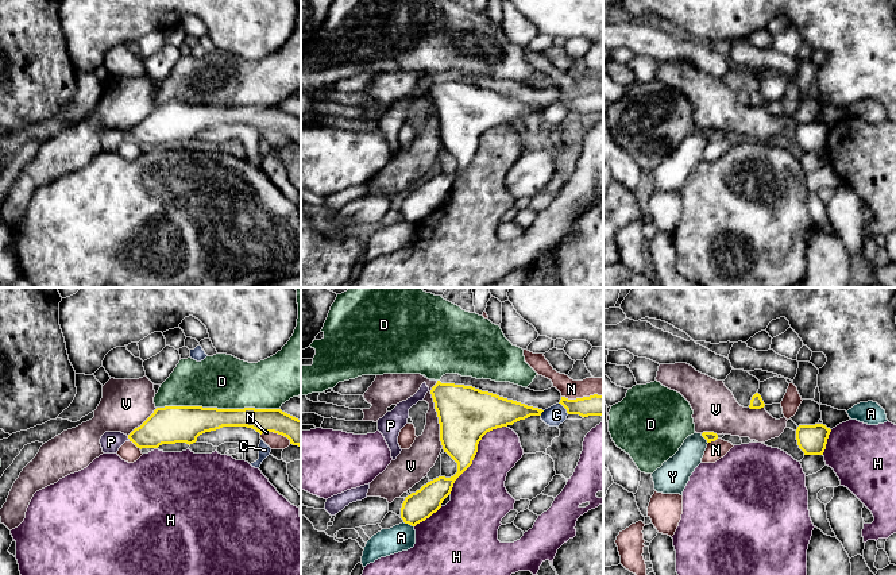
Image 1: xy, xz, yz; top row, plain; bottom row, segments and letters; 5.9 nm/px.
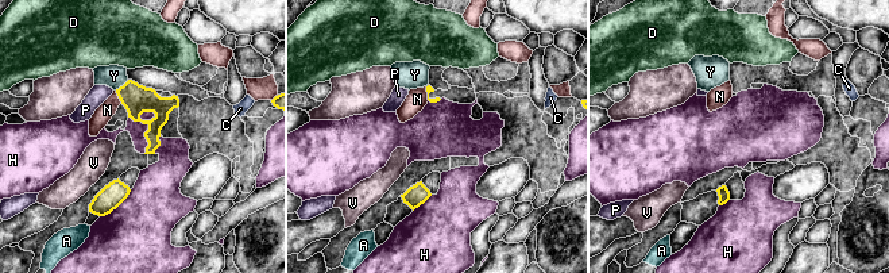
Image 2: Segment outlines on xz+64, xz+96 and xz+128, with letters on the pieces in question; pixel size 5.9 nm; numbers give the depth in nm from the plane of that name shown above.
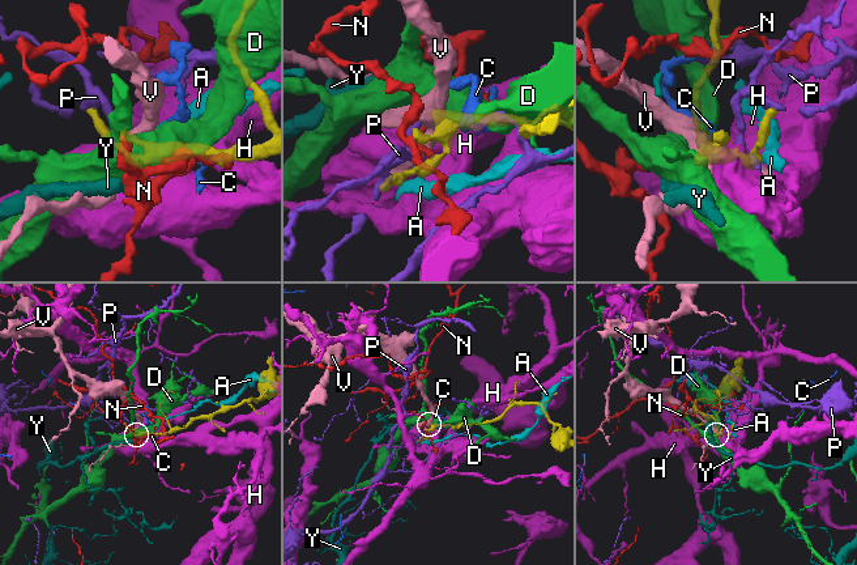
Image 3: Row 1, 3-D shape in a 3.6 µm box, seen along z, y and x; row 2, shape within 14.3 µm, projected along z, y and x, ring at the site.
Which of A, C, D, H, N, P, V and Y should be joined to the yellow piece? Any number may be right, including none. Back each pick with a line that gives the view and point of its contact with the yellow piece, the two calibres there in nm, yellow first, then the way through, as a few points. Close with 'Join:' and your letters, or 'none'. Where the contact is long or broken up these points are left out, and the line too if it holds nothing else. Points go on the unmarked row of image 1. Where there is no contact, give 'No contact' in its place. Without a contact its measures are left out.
Y: Touches yellow at yz (705, 135). Thickness 60 nm (yellow) against 160 nm. Path across: yz (710, 134), (705, 135), (678, 166)
Join: Y

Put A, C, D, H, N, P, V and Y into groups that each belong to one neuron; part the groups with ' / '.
A / C / D / H / N / P / V / Y

